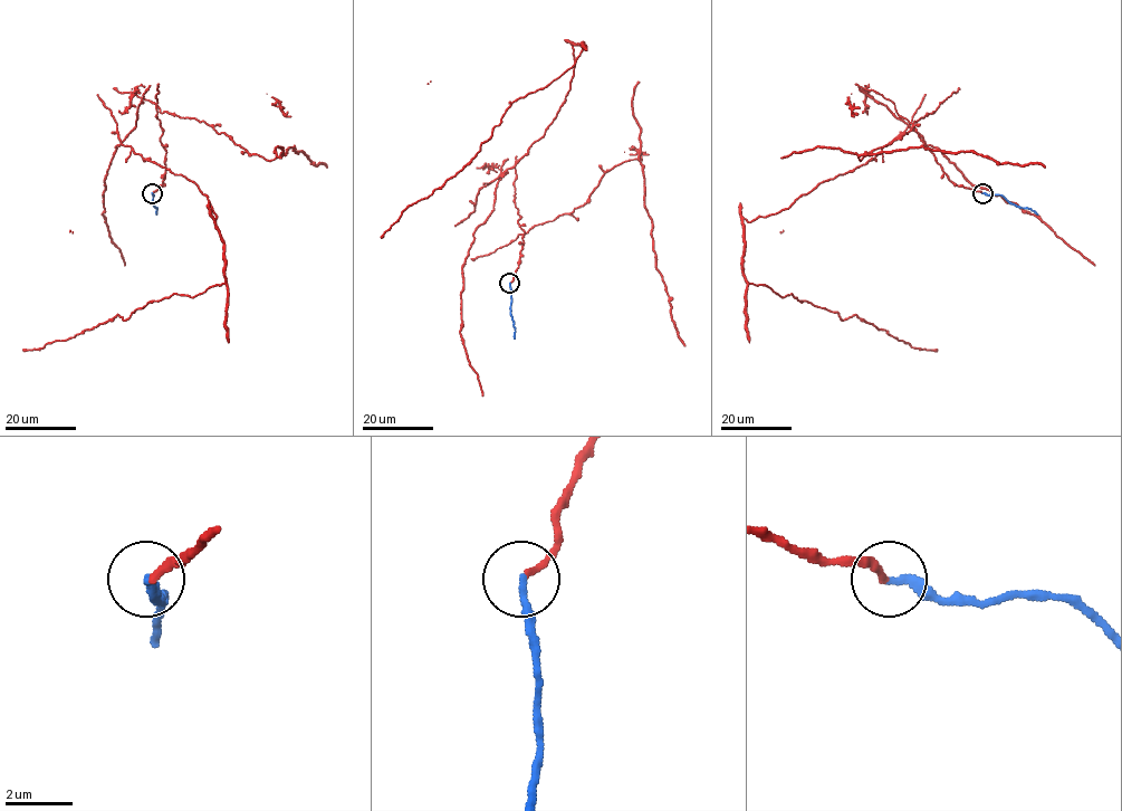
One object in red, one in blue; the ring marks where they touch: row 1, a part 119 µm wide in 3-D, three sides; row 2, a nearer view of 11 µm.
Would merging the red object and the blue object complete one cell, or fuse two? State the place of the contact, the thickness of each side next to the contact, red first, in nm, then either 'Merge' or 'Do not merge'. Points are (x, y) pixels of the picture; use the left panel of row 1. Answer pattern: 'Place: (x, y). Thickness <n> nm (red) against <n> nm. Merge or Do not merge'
Place: (152, 193). Thickness 200 nm (red) against 240 nm. Merge

